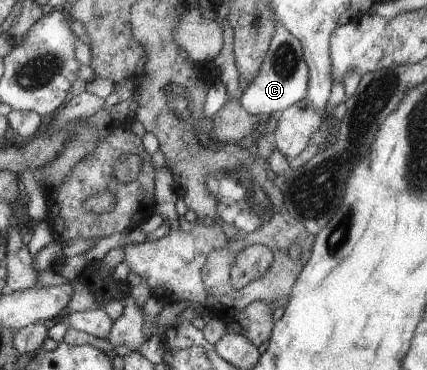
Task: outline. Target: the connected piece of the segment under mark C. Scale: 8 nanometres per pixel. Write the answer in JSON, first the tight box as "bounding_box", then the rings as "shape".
{"bounding_box":[239,21,309,116],"shape":[[[274,21],[274,36],[269,52],[262,63],[261,72],[254,77],[252,85],[243,91],[239,103],[250,116],[273,114],[277,116],[294,103],[306,97],[309,87],[309,70],[303,59],[301,44],[284,28],[284,25]]]}

